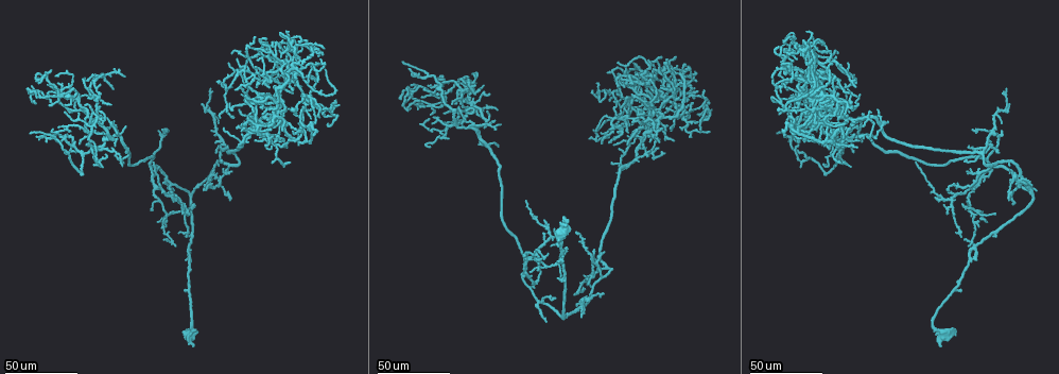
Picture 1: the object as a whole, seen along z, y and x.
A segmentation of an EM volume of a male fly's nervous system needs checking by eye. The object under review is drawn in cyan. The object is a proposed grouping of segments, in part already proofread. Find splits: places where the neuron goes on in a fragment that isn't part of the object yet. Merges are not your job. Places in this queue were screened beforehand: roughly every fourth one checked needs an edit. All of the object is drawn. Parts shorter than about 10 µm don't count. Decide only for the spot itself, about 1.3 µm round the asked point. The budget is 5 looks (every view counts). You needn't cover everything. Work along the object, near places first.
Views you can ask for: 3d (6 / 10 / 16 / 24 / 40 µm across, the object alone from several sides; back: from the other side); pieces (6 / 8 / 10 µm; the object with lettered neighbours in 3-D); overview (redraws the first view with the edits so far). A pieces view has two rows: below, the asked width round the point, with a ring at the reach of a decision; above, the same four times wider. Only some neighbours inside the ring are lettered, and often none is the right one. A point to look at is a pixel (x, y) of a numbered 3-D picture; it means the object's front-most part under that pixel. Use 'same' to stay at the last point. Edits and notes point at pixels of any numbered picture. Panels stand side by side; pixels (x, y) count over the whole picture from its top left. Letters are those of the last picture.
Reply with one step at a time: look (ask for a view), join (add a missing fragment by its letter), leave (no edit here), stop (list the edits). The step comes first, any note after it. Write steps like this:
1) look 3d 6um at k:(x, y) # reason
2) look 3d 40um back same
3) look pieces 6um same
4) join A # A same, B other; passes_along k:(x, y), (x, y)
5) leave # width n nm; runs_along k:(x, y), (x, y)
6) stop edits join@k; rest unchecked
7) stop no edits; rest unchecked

look 3d 24um at 1:(291, 131) # an open end

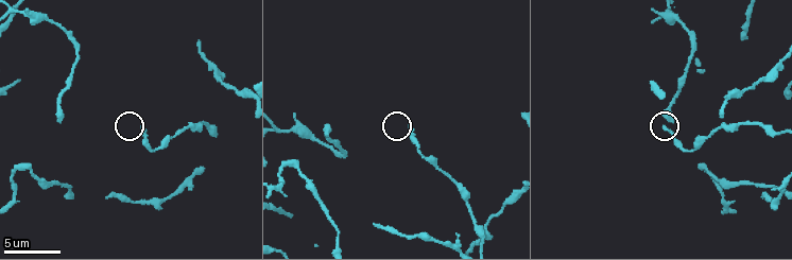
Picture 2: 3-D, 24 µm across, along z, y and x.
look pieces 10um at 2:(410, 128)

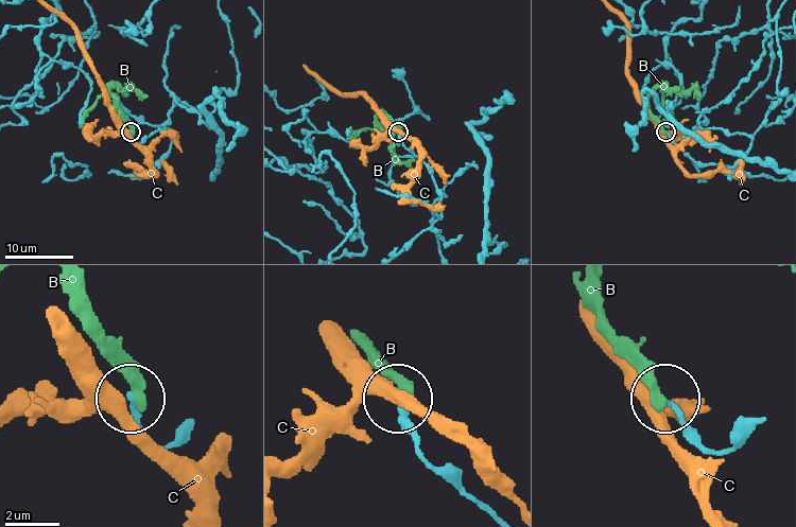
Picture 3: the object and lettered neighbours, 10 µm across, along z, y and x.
leave # B other, C other; runs_along 3:(760, 419), (719, 451), (665, 399); no lettered fragment goes on from it

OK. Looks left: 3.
look 3d 24um at 1:(231, 53) # branch stops here

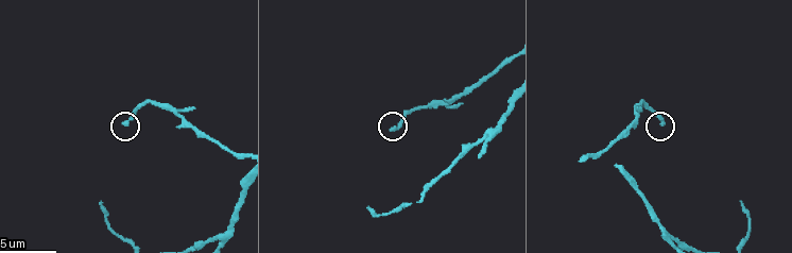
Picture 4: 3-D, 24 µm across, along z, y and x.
look pieces 10um at 4:(661, 124)

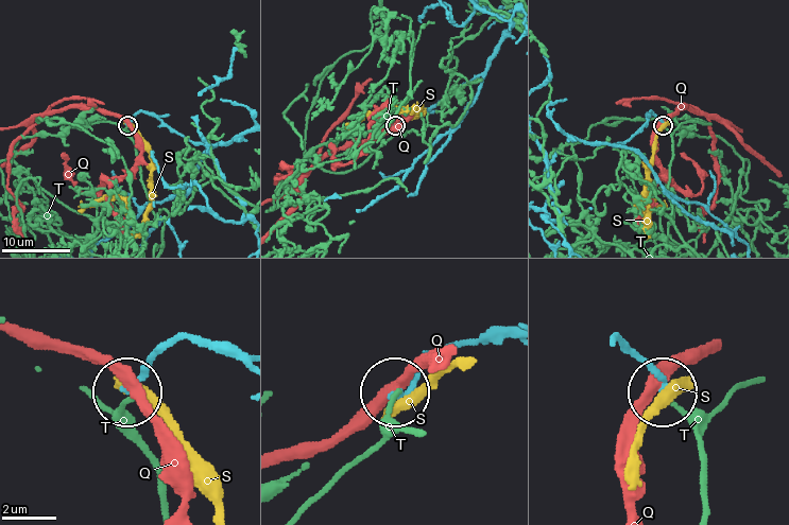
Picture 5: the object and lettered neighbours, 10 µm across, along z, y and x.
leave # Q other, S other, T other; runs_along 5:(242, 364), (179, 340), (127, 386); none of them fits

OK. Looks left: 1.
stop no edits; rest unchecked

